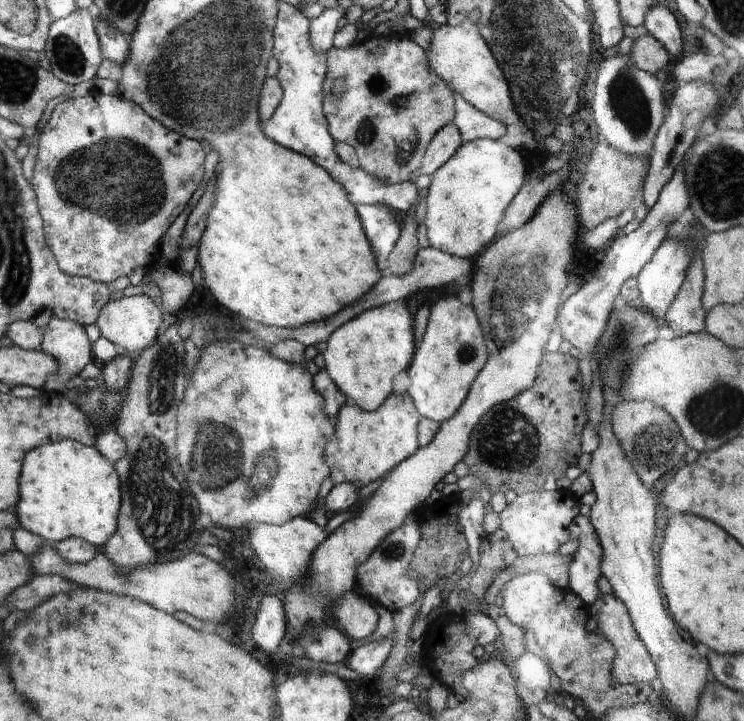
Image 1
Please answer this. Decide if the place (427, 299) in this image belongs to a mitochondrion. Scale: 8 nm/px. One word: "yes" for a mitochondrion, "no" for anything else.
no

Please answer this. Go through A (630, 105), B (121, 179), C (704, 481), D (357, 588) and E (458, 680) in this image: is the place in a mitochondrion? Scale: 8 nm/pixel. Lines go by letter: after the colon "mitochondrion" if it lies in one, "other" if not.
A: mitochondrion
B: mitochondrion
C: other
D: other
E: other

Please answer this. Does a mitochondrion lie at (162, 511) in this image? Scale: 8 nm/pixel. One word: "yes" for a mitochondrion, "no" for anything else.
yes

